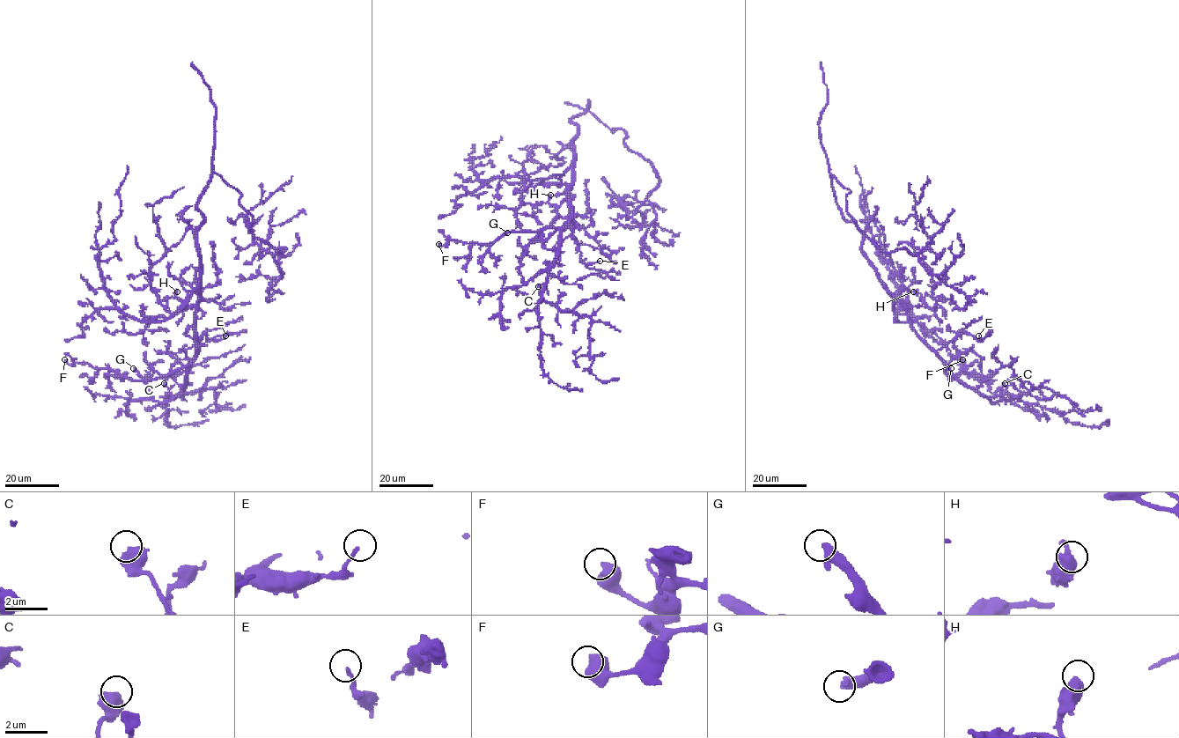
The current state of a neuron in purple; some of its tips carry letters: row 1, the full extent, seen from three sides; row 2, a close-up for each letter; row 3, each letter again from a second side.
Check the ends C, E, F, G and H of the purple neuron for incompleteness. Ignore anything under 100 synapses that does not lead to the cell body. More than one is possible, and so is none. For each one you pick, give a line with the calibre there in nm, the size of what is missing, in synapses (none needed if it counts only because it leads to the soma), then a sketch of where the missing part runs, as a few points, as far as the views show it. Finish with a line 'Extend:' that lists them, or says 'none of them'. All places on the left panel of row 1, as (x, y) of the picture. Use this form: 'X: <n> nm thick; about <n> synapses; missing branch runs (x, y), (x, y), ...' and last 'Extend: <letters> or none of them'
G: 400 nm thick; about 120 synapses; missing branch runs (133, 368), (121, 356), (81, 350), (77, 346)
Extend: G

